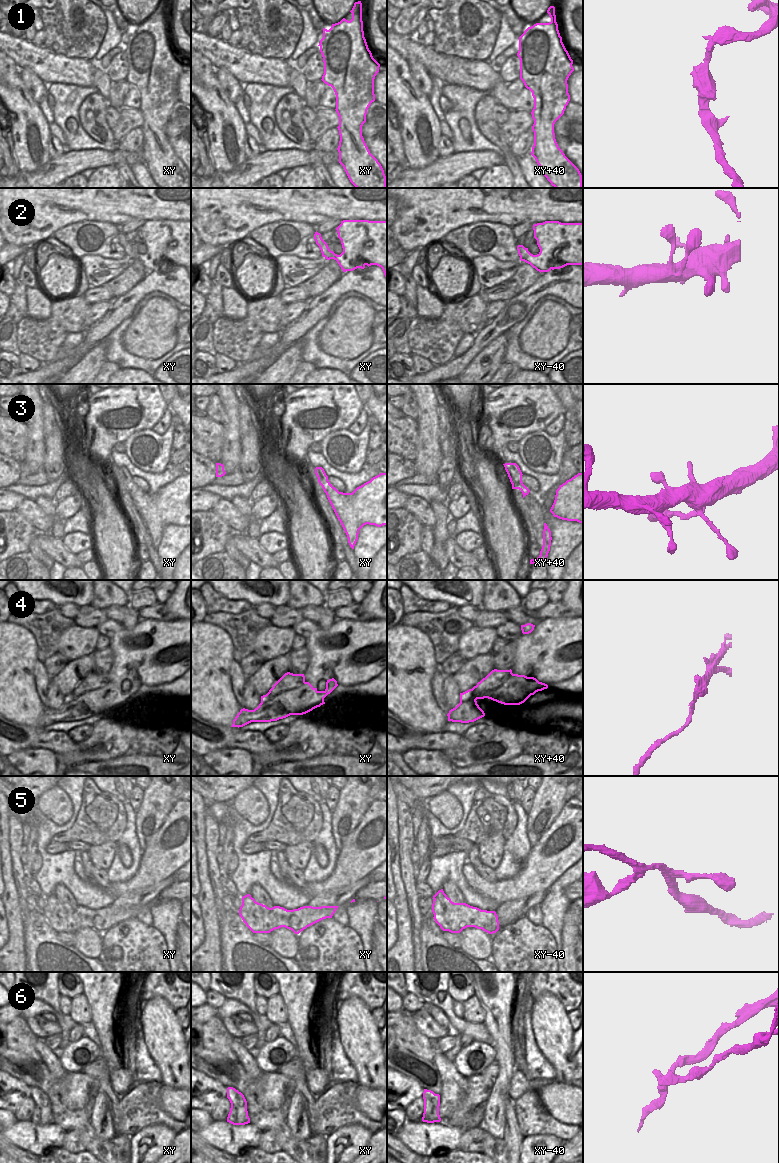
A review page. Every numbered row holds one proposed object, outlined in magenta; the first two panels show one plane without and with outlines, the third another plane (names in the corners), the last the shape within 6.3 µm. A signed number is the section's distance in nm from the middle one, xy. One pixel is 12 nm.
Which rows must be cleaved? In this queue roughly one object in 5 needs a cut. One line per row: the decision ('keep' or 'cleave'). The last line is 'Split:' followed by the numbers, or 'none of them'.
1: keep
2: keep
3: keep
4: cleave
5: keep
6: cleave
Split: 4, 6

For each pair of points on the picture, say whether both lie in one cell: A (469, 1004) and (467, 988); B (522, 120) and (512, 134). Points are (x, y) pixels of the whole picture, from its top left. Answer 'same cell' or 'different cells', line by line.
A: different cells
B: same cell

